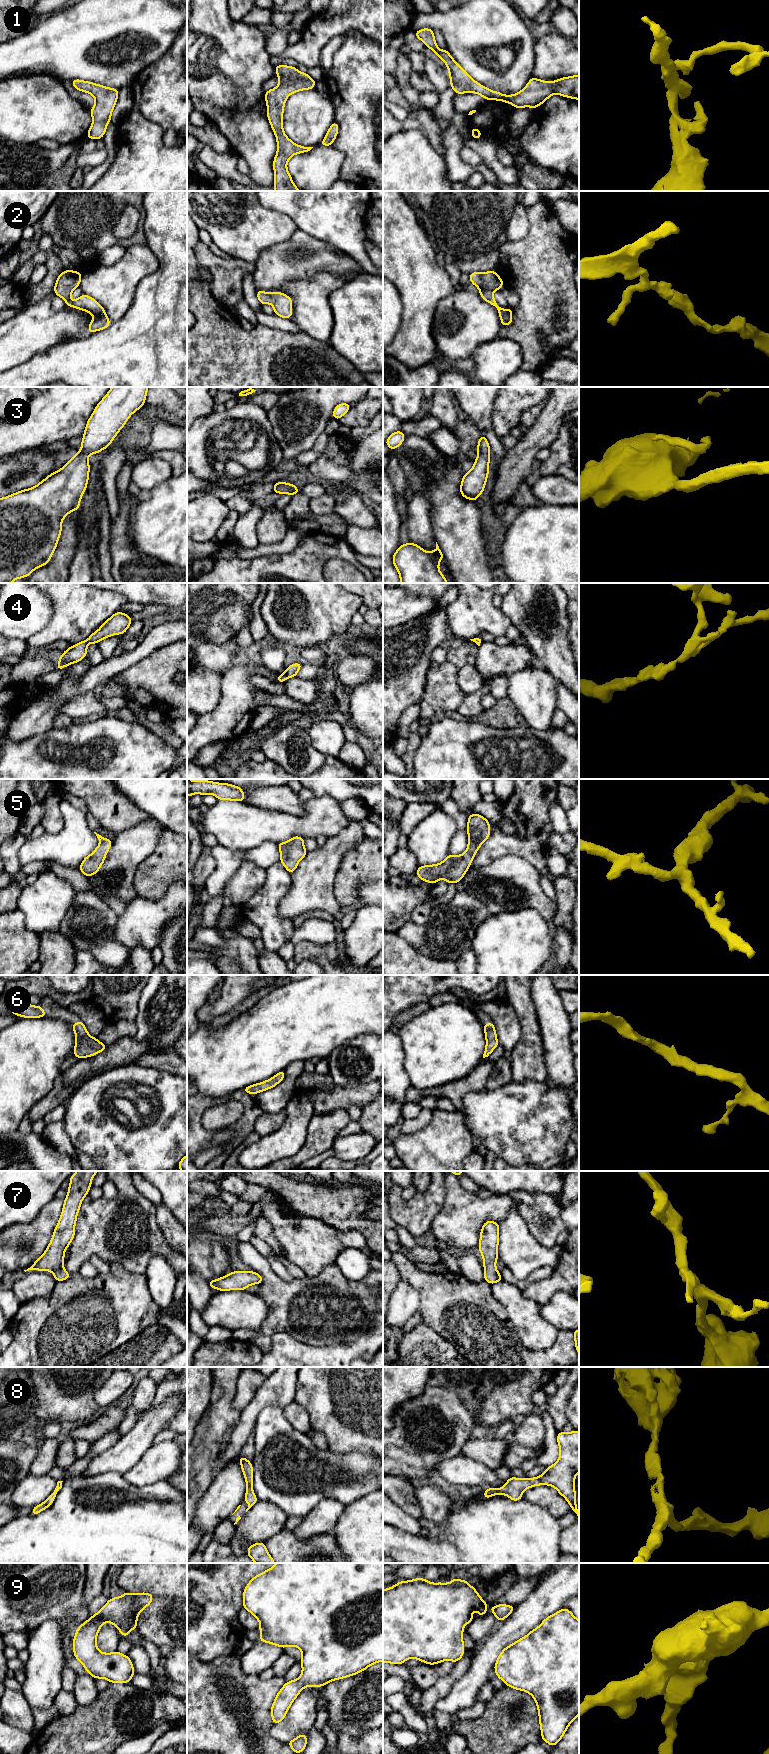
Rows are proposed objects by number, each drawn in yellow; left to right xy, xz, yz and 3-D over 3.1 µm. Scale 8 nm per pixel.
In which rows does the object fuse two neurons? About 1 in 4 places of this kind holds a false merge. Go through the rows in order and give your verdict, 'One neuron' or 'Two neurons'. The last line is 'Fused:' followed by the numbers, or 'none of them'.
1: One neuron
2: One neuron
3: One neuron
4: One neuron
5: One neuron
6: One neuron
7: One neuron
8: One neuron
9: One neuron
Fused: none of them

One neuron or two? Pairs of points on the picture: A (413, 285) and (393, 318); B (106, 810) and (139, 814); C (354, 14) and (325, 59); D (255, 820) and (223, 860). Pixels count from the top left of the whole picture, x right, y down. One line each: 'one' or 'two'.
A: two
B: one
C: two
D: two

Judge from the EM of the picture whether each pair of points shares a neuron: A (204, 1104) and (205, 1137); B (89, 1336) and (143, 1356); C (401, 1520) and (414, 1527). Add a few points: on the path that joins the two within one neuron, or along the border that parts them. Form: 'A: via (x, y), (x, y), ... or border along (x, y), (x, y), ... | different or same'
A: via (197, 1112), (197, 1129) | same
B: border along (138, 1334), (102, 1356) | different
C: via (404, 1522), (411, 1526) | same

